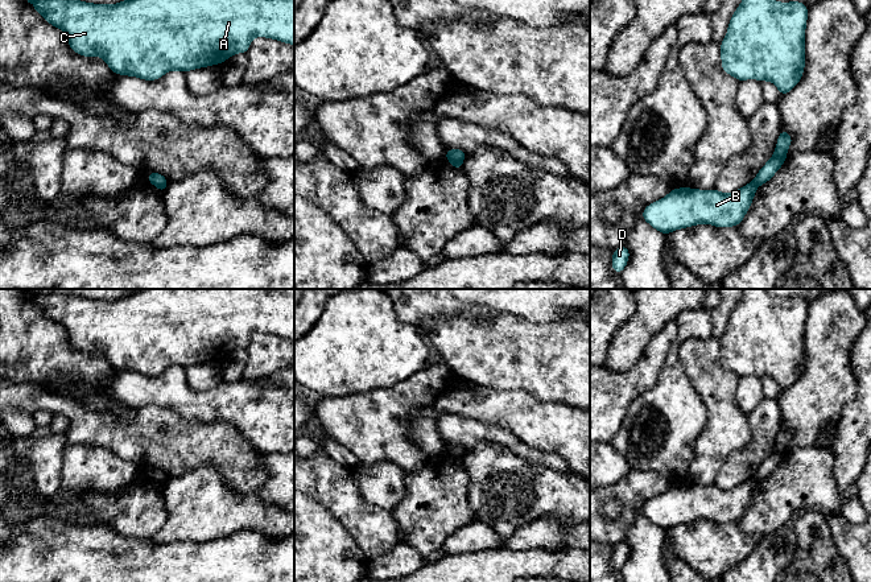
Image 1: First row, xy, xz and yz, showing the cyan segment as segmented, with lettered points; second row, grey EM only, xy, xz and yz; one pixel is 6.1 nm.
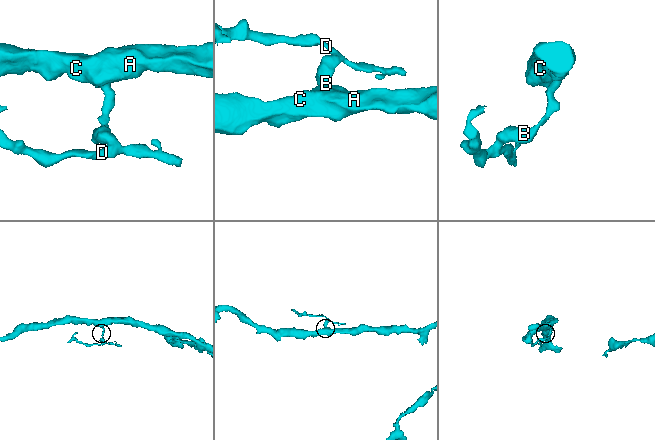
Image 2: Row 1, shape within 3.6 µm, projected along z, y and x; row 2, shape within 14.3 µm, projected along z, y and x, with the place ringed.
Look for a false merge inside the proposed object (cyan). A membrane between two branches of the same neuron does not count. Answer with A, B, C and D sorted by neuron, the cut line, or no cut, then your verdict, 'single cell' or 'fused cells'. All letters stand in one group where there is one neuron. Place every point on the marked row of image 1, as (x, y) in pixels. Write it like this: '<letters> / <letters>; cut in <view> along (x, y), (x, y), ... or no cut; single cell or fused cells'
A C / B D; cut in yz along (752, 181), (756, 186); fused cells

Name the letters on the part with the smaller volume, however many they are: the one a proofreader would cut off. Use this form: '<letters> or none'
B, D

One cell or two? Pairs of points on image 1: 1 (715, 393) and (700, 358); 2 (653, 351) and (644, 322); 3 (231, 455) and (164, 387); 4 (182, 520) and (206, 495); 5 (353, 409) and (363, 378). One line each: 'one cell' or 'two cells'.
1: one cell
2: two cells
3: two cells
4: one cell
5: two cells

